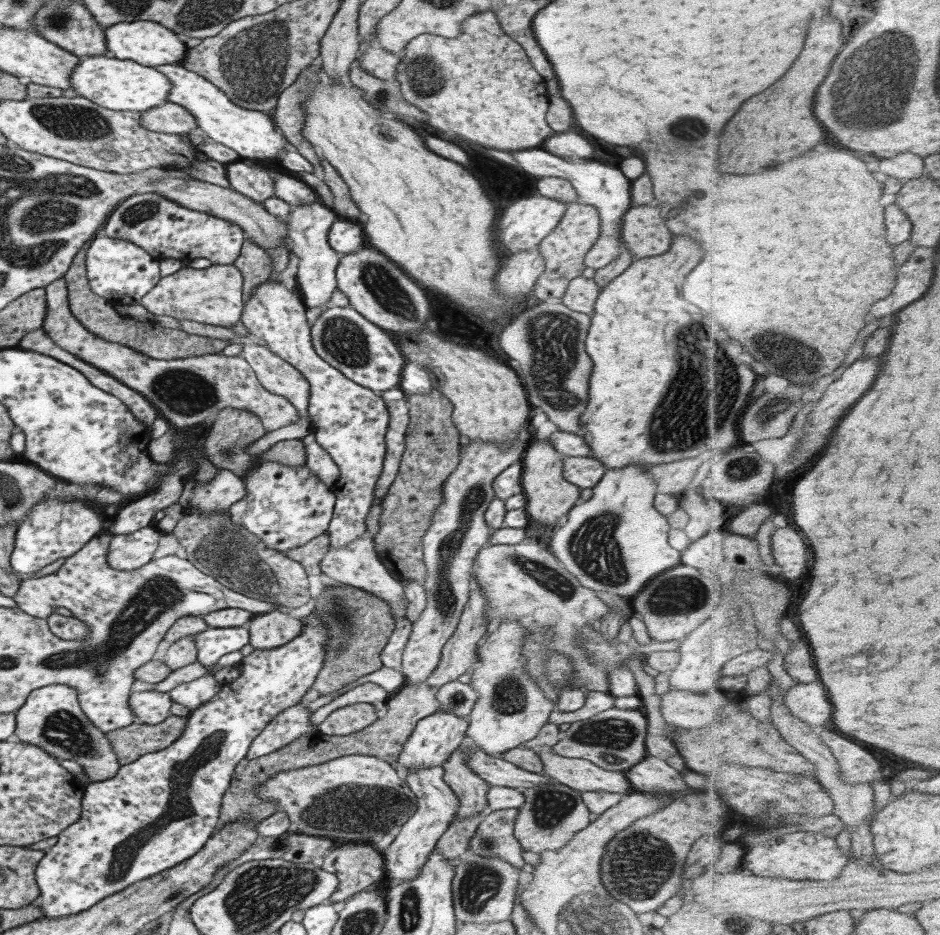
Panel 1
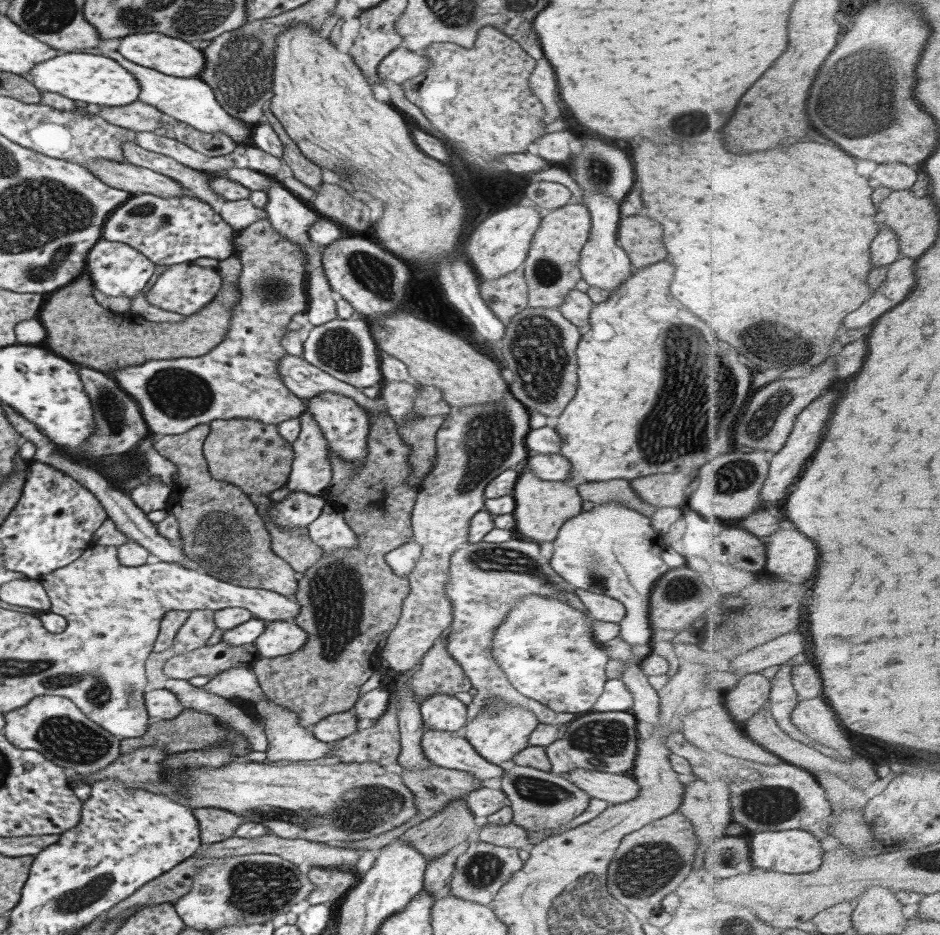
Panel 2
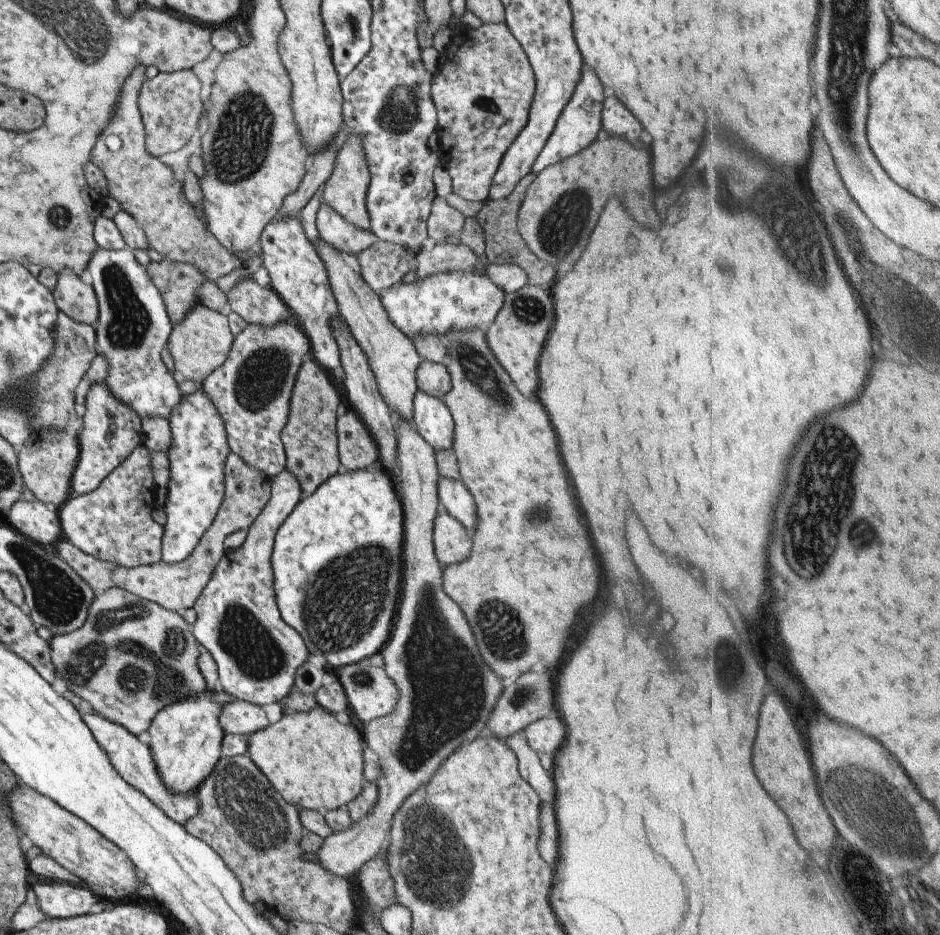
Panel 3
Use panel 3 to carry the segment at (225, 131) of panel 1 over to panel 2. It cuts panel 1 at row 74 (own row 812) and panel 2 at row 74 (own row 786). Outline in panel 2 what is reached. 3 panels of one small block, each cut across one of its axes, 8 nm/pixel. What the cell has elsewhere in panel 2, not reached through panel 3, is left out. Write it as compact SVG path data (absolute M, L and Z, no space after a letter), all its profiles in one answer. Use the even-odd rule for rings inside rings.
M118 51L104 52L102 55L114 59L136 78L136 84L140 88L140 95L138 95L139 102L144 102L144 104L156 108L167 118L189 124L200 132L209 132L210 134L223 132L224 134L228 134L228 137L237 146L252 145L251 137L255 124L249 125L248 123L242 122L242 120L236 120L234 116L230 116L216 102L214 92L212 92L210 86L199 77L176 78L176 76L167 76L163 72L158 72L156 69L146 68L144 65L134 64L126 60Z

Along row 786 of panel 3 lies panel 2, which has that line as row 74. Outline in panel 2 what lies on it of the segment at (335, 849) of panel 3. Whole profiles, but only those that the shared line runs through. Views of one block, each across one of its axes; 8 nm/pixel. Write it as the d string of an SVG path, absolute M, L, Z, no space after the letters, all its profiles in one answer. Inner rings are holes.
M400 46L380 61L377 73L380 79L393 80L402 86L406 80L420 76L421 72L428 70L430 66L431 62L427 55Z

